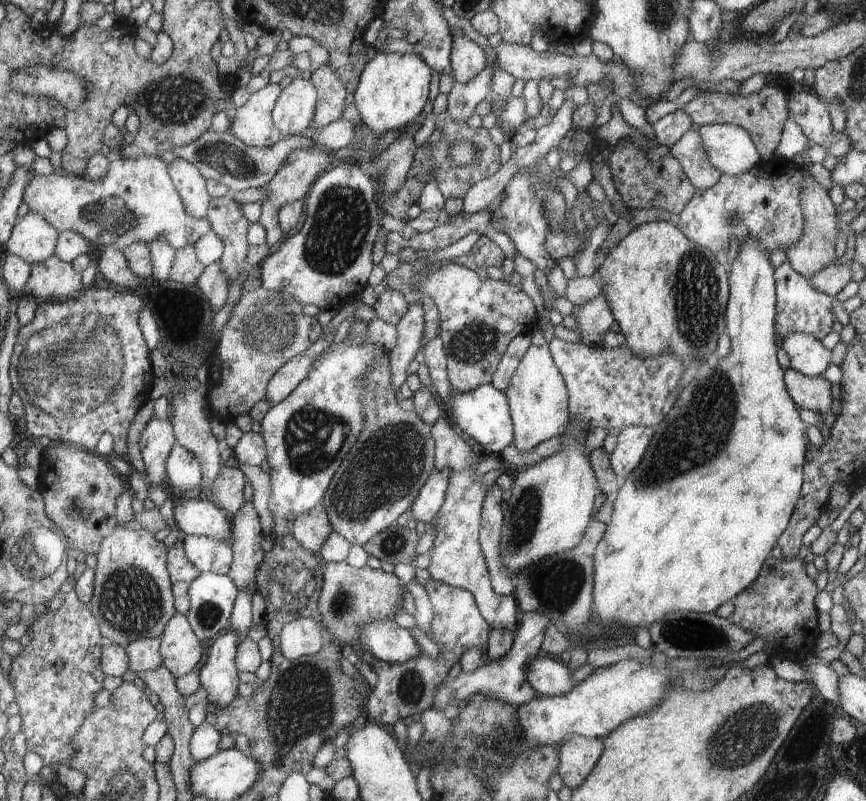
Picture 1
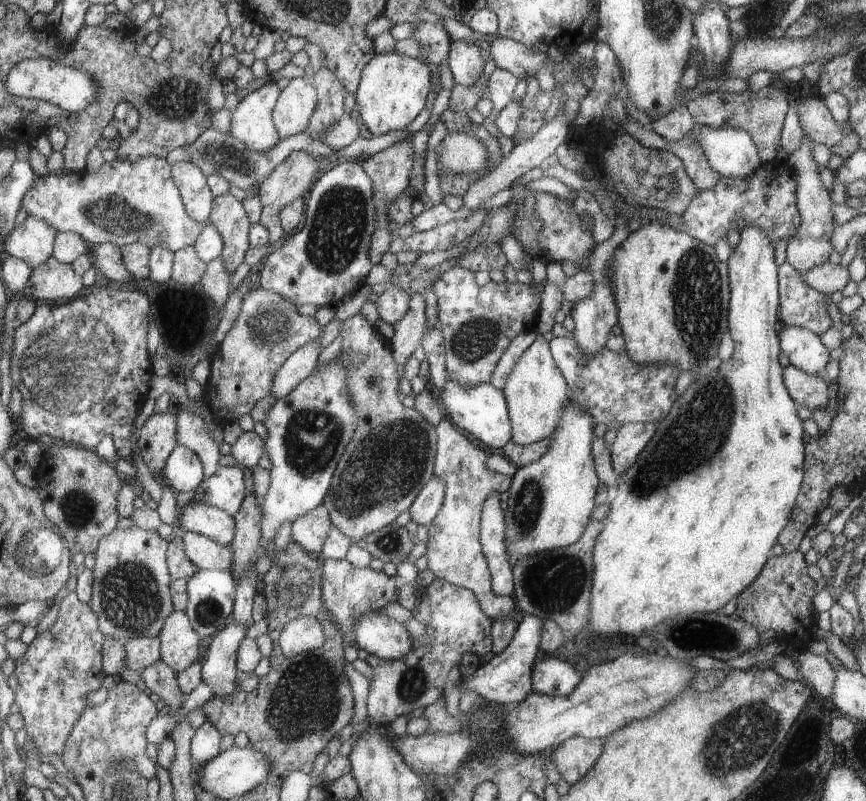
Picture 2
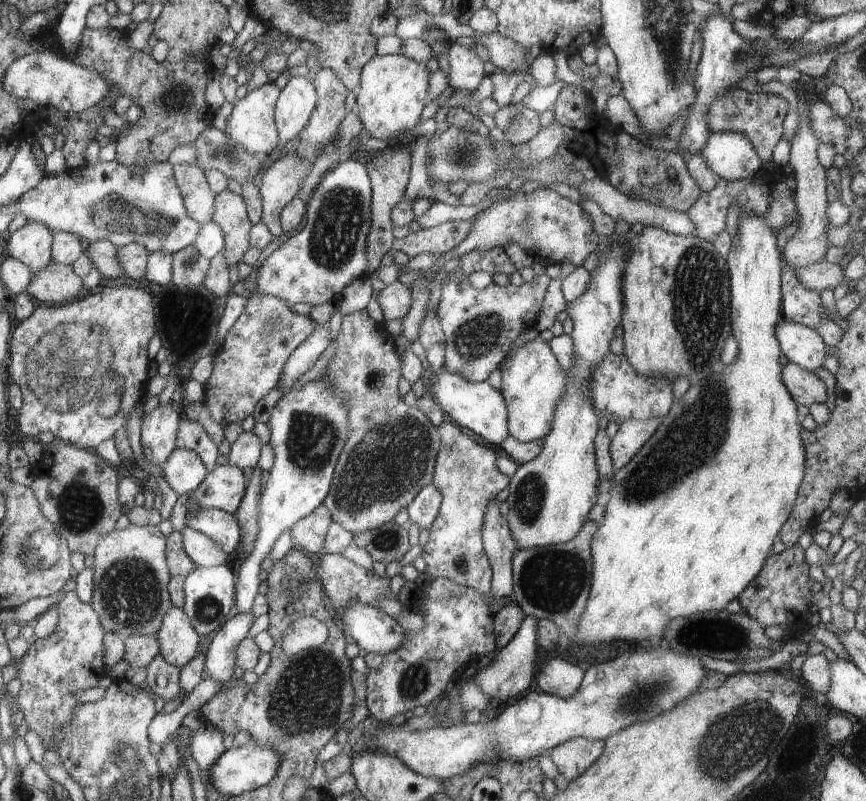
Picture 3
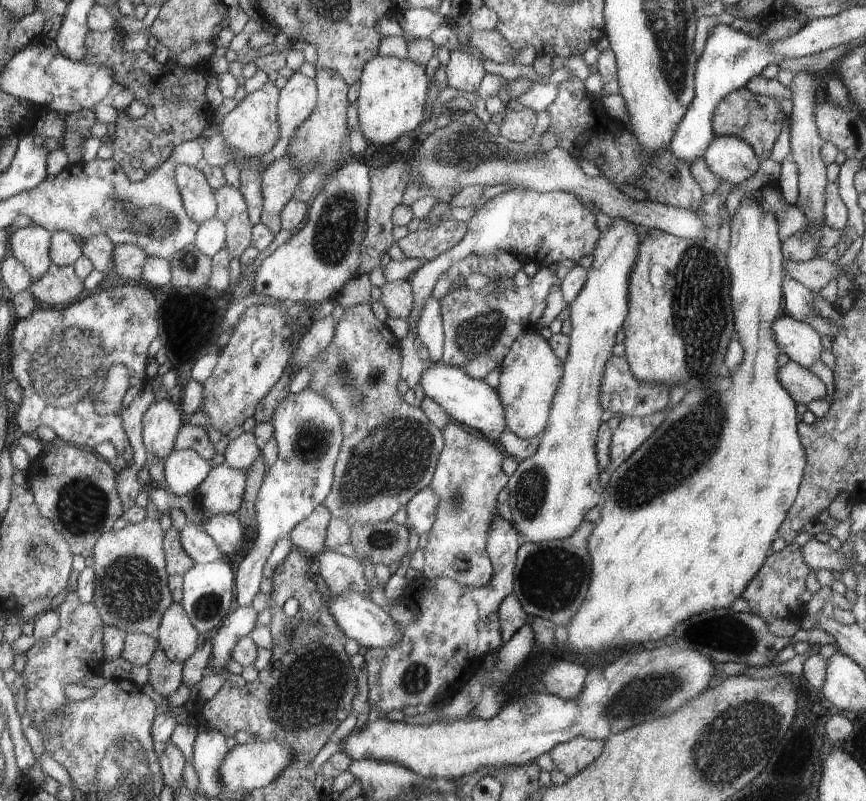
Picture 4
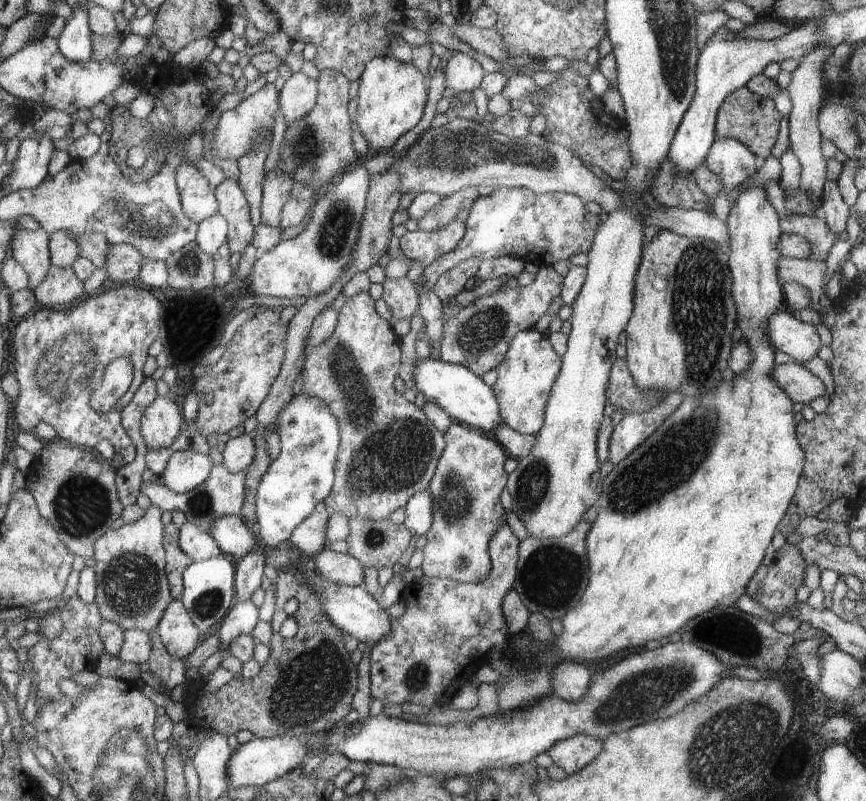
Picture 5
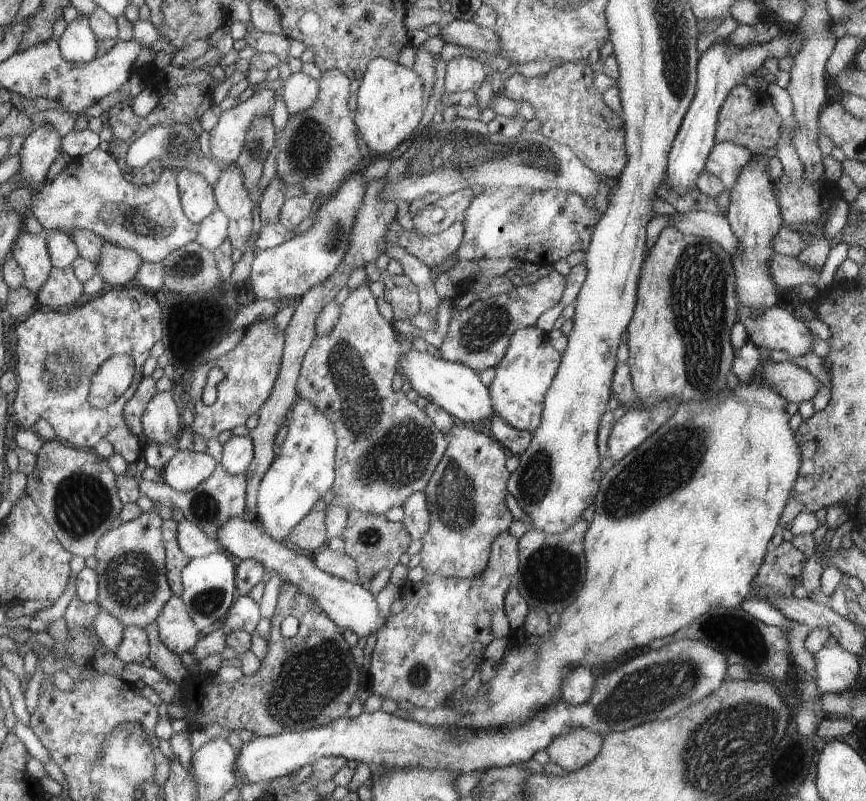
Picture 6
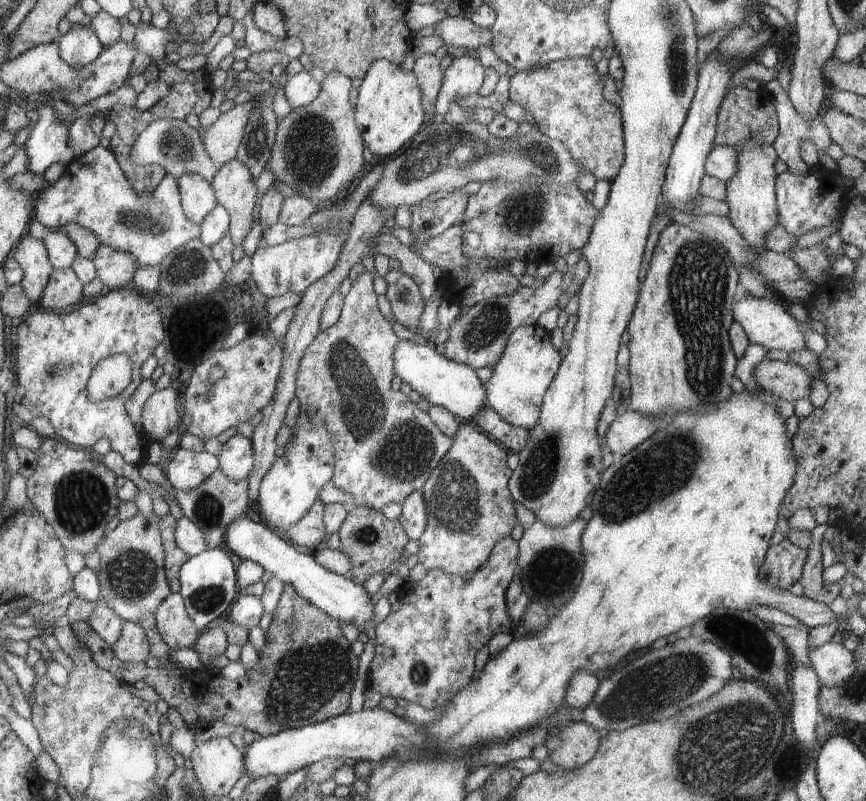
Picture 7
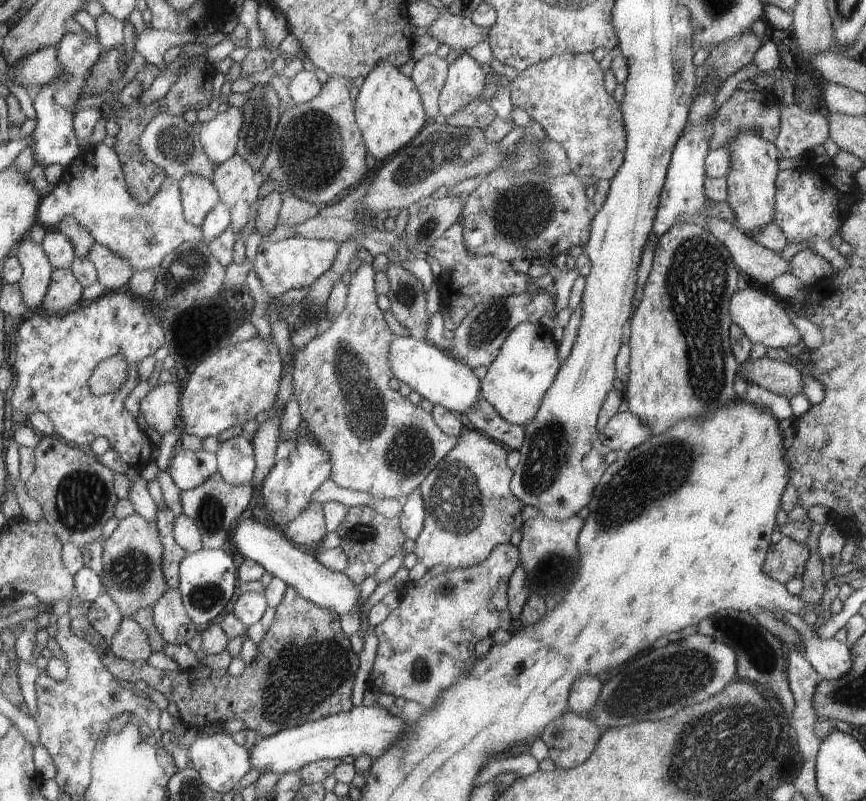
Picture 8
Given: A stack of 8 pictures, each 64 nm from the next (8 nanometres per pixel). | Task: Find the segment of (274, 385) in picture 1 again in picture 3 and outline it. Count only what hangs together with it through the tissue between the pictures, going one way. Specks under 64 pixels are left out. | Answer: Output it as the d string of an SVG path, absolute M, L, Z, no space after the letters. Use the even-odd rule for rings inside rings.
M328 323L324 326L317 326L313 335L310 335L292 355L289 356L281 376L280 382L277 384L284 393L290 391L290 388L298 382L298 379L310 370L320 354L326 350L326 347L332 342L330 332L328 331Z

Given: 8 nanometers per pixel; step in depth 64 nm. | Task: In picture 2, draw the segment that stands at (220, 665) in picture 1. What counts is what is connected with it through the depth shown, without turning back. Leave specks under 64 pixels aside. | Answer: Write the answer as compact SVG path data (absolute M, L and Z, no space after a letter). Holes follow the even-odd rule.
M232 621L208 641L207 652L202 660L201 679L212 687L214 696L226 698L239 685L236 681L237 650L247 636L248 627Z

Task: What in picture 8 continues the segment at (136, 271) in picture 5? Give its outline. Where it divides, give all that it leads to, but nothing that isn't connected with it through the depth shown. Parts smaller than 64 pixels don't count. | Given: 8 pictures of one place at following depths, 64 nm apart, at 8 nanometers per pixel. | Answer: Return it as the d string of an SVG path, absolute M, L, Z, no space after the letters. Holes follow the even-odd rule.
M96 243L87 254L88 260L97 270L97 281L106 292L123 290L133 276L133 265L106 245Z

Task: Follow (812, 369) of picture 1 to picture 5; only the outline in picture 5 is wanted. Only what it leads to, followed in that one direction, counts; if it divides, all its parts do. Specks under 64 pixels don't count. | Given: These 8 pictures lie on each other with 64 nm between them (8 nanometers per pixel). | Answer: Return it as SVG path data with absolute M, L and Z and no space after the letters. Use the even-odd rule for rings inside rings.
M785 310L776 311L769 318L767 332L773 347L780 352L786 352L794 362L808 362L820 350L820 338L816 327L796 320Z

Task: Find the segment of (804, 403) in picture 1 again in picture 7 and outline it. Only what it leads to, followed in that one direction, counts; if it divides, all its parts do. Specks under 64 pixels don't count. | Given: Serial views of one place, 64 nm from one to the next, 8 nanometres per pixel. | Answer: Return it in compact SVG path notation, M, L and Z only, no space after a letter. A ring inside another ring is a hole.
M766 358L756 366L754 376L762 390L791 403L808 399L812 388L812 378L792 361L785 363Z

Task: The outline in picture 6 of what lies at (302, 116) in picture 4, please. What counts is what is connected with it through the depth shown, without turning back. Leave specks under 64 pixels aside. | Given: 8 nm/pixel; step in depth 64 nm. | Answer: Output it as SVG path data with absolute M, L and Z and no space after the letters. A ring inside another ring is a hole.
M292 73L283 84L282 98L287 106L289 116L308 110L319 93L319 81L302 73Z

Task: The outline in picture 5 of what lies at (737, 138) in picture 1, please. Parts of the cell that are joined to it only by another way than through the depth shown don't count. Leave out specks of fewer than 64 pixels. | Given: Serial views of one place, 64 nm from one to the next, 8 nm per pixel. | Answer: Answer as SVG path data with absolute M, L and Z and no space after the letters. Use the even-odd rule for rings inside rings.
M723 138L716 140L704 163L720 177L723 192L728 193L758 170L759 160L748 145L738 139Z

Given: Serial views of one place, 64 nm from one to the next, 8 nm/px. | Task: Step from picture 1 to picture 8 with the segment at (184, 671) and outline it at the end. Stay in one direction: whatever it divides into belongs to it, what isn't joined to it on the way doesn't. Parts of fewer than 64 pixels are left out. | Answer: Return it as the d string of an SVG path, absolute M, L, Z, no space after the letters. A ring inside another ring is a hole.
M169 589L153 606L153 621L169 645L187 645L196 636L196 626L184 608L179 589Z

